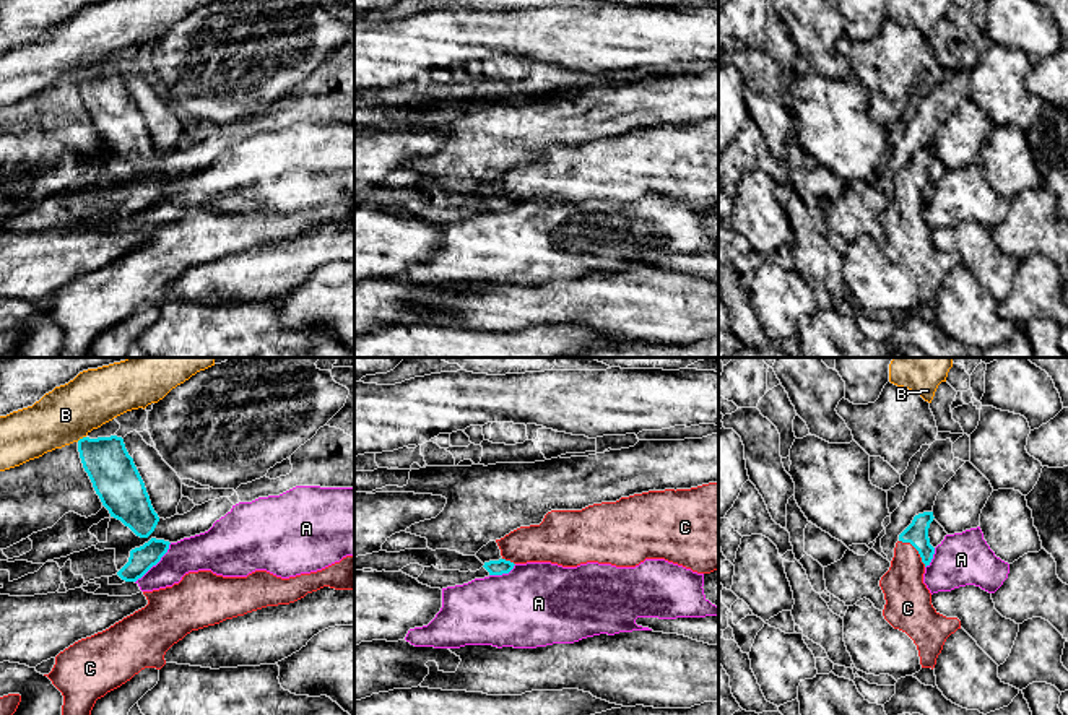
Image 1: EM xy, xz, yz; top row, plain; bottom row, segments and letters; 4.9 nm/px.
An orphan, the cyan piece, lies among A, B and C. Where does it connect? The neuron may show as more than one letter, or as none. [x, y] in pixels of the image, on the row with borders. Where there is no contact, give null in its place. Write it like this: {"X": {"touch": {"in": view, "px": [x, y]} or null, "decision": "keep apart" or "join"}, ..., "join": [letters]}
{"A": {"touch": {"in": "xy", "px": [155, 564]}, "decision": "keep apart"}, "B": {"touch": {"in": "xy", "px": [80, 439]}, "decision": "keep apart"}, "C": {"touch": {"in": "yz", "px": [916, 548]}, "decision": "join"}, "join": ["C"]}

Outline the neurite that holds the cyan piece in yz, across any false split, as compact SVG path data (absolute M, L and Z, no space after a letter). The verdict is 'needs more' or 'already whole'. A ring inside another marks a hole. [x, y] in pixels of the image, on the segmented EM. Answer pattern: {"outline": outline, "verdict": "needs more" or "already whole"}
{"outline": "M933 512L914 517L899 535L891 567L879 580L886 600L884 619L914 640L922 668L931 670L946 639L961 629L957 618L946 618L933 608L931 593L923 583L925 567L935 554L928 538L933 518Z", "verdict": "needs more"}

